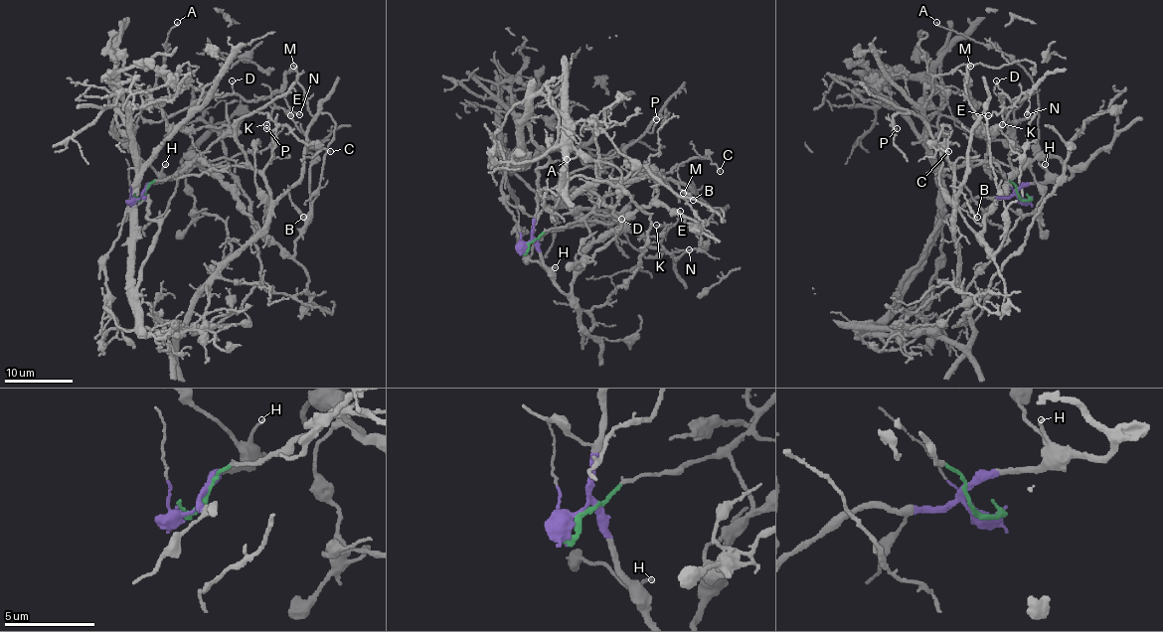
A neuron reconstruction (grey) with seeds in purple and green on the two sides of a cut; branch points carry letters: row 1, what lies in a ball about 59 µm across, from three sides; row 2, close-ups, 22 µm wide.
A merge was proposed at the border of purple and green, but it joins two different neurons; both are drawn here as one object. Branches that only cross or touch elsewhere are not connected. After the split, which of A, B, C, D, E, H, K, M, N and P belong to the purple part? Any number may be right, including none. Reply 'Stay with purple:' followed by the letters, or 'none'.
Stay with purple: A, D, E, H, K, N

